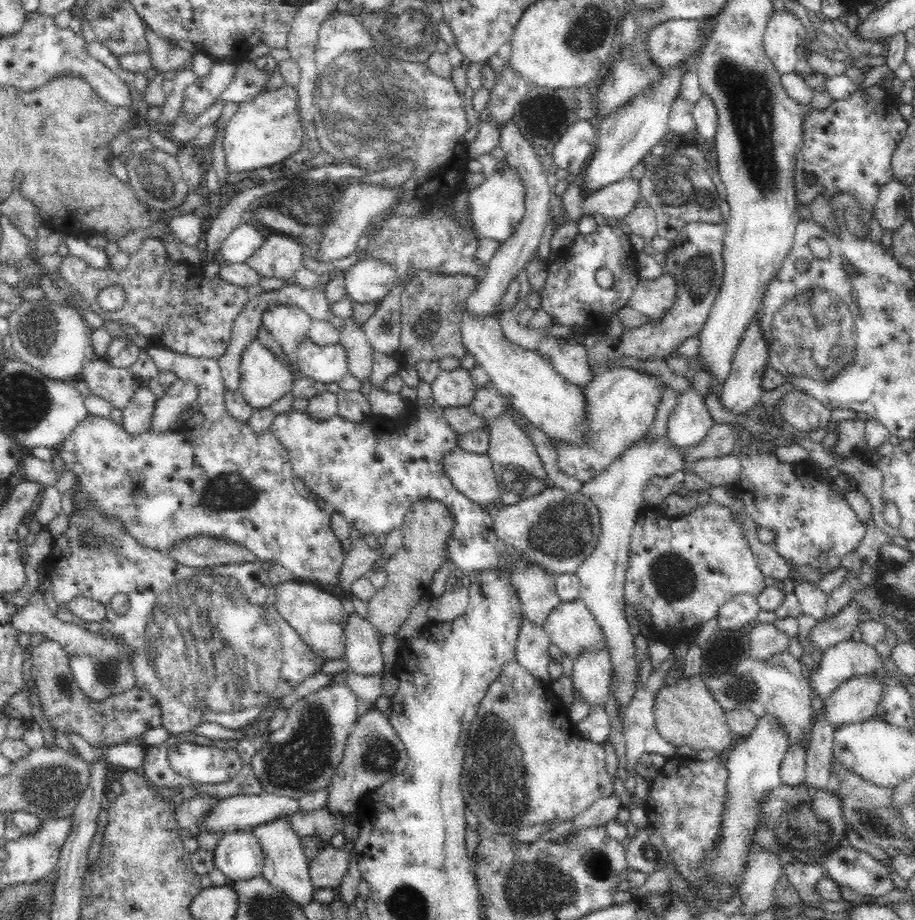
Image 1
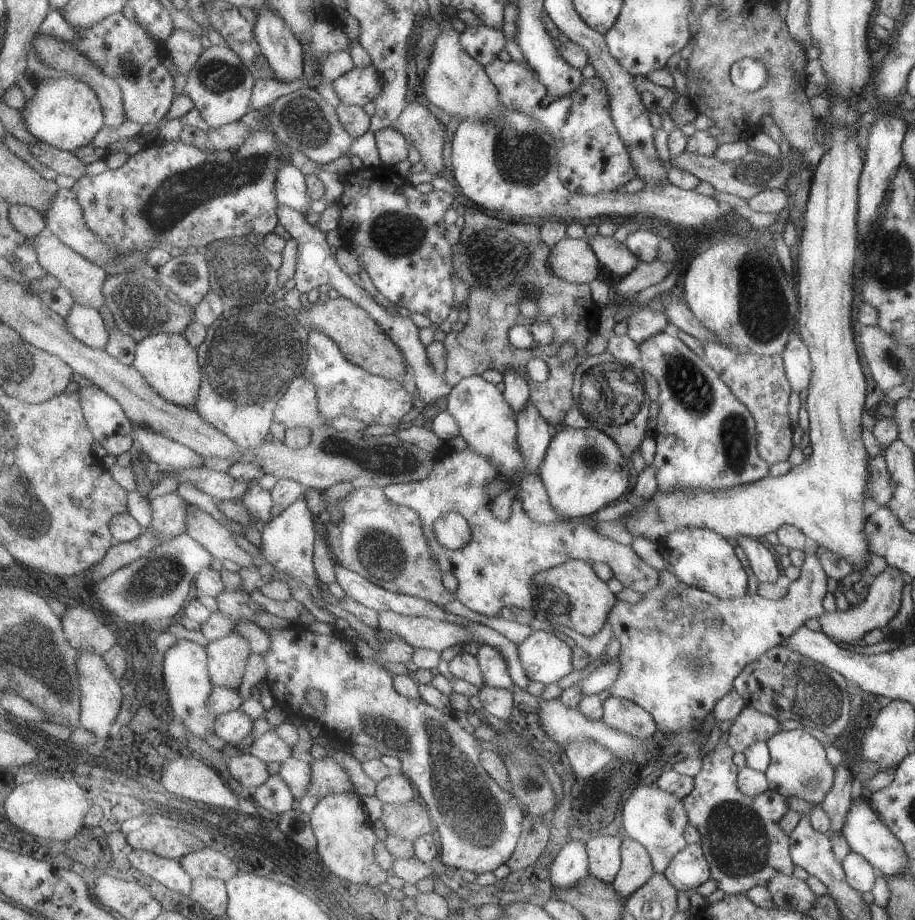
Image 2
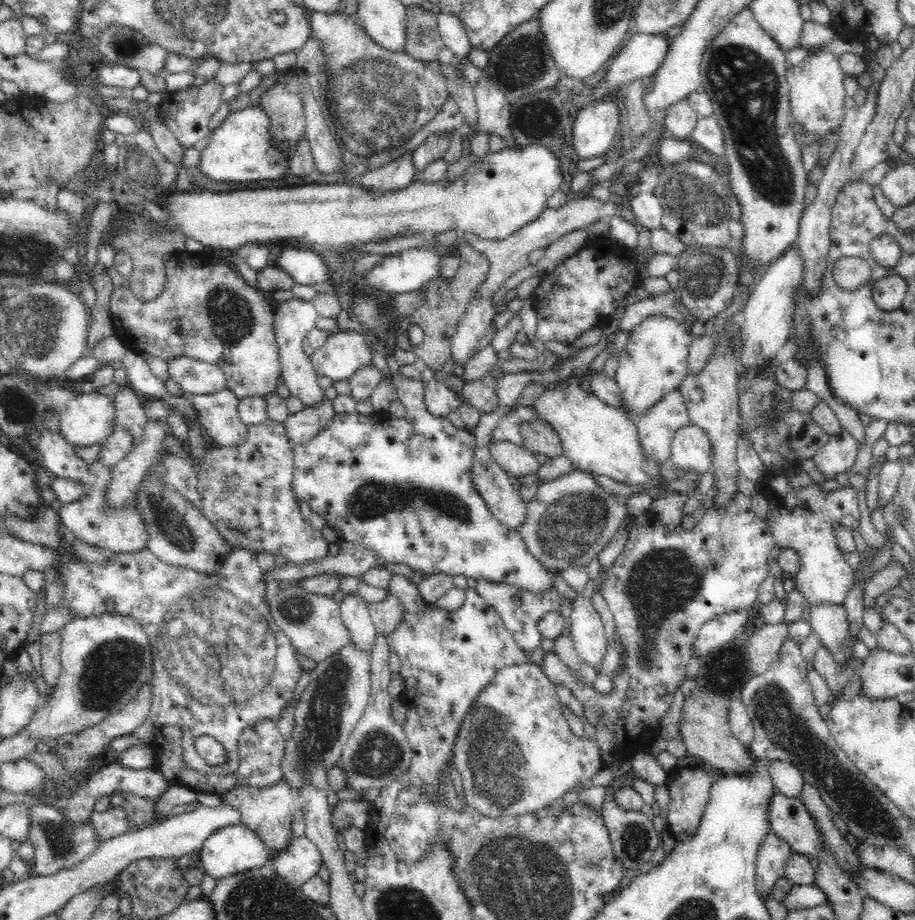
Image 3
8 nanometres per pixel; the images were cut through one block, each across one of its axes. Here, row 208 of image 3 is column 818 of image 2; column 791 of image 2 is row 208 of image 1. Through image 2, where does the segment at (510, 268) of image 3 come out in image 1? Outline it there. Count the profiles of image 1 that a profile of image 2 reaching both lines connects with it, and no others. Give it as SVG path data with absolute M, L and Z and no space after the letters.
M631 176L600 188L596 193L584 197L584 216L598 213L607 219L621 221L641 200L639 181Z

